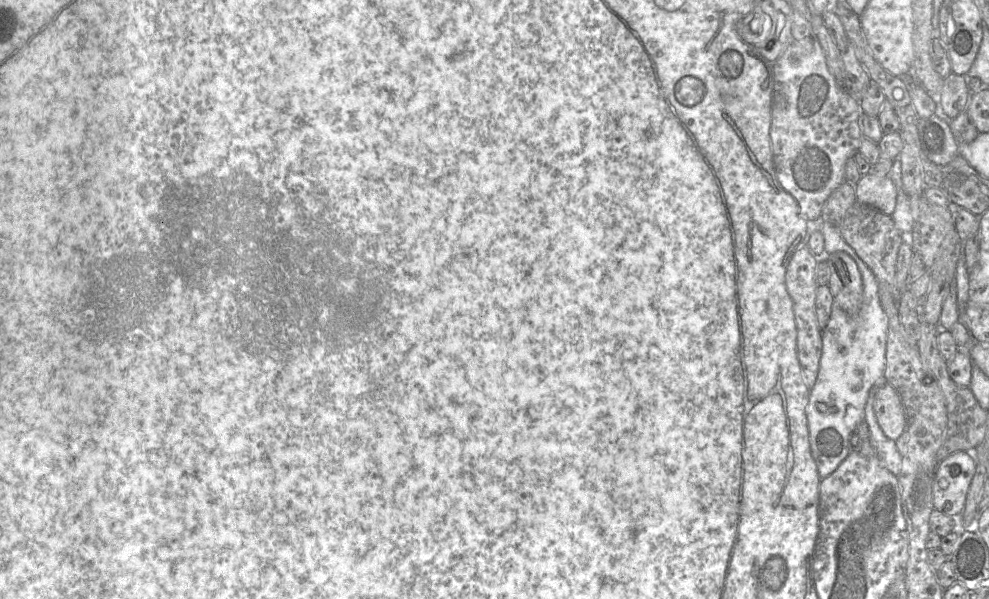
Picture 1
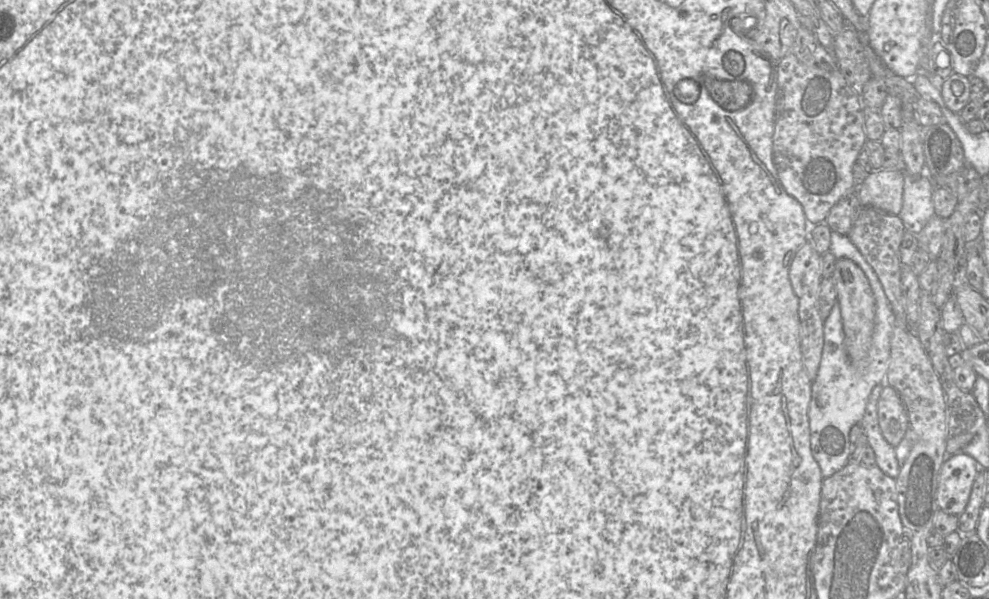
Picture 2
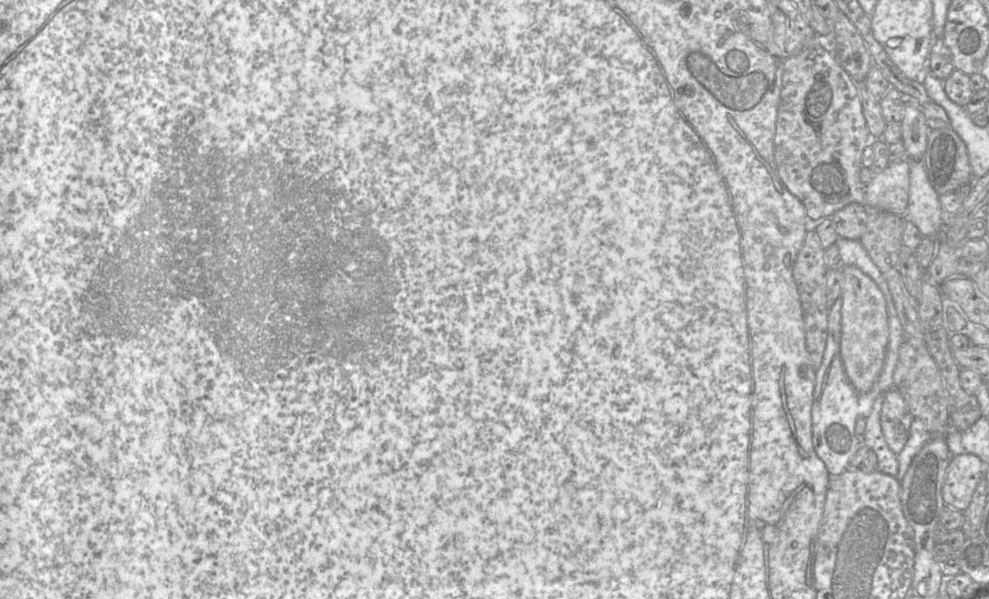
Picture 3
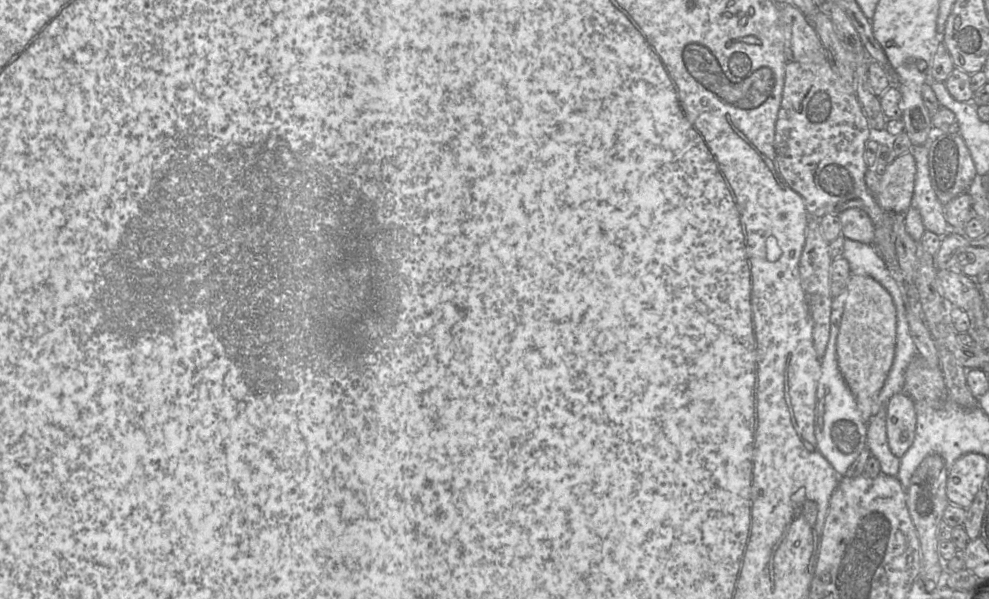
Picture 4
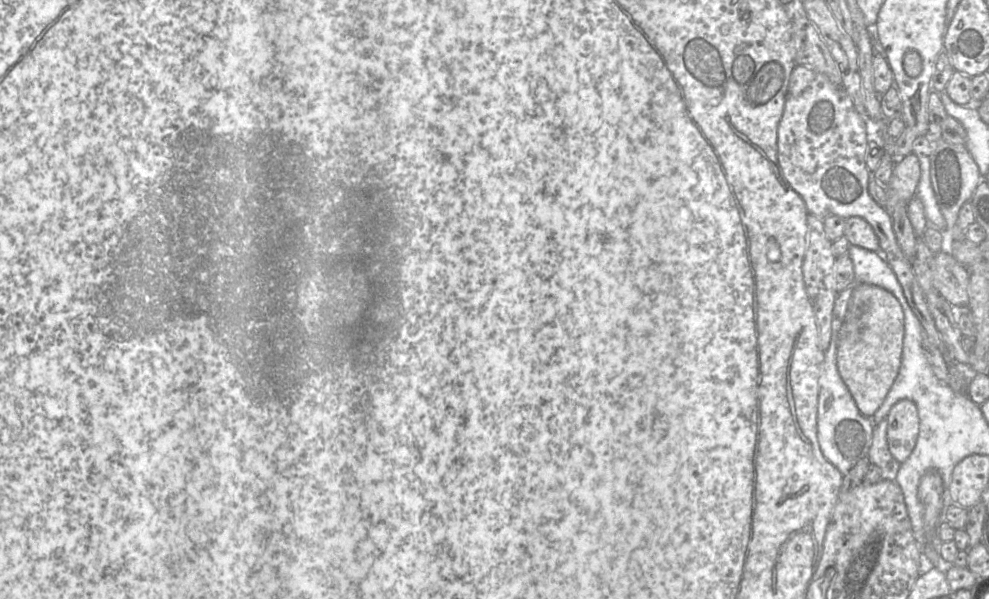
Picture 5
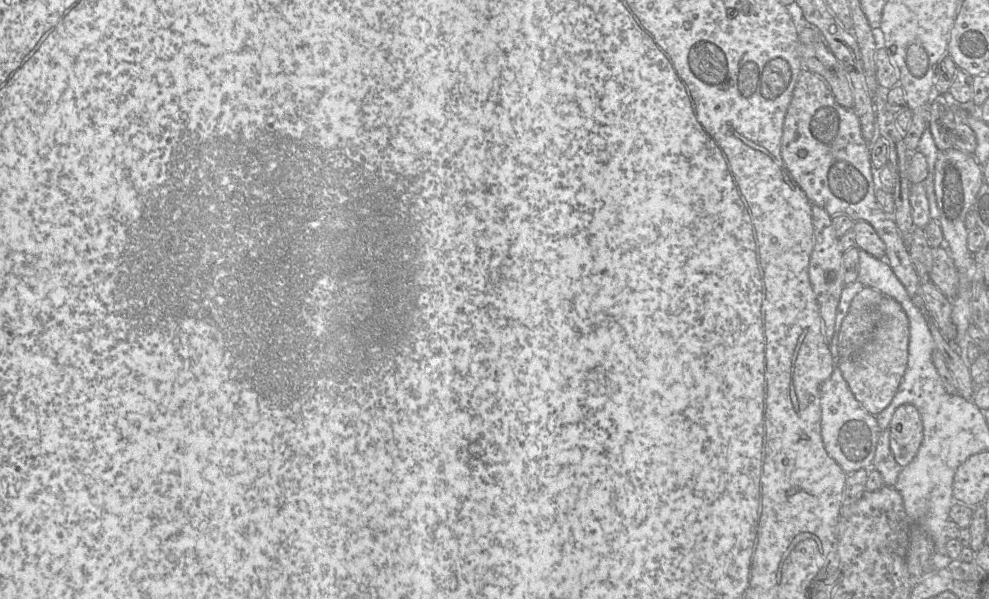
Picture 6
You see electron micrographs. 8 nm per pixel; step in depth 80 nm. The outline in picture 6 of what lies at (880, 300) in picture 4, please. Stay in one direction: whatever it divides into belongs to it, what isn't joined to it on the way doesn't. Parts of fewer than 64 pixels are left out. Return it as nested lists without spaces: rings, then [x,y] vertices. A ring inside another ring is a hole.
[[[888,296],[882,297],[879,318],[871,340],[861,349],[857,358],[837,358],[844,380],[856,400],[870,414],[883,411],[895,396],[908,362],[909,320],[902,306]]]

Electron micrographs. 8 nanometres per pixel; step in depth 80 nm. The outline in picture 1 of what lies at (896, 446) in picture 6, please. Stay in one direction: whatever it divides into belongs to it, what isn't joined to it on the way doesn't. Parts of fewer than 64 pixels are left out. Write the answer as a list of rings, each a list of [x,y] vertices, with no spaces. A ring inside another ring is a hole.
[[[887,382],[875,388],[874,412],[884,435],[895,441],[907,431],[905,410],[897,391]]]

